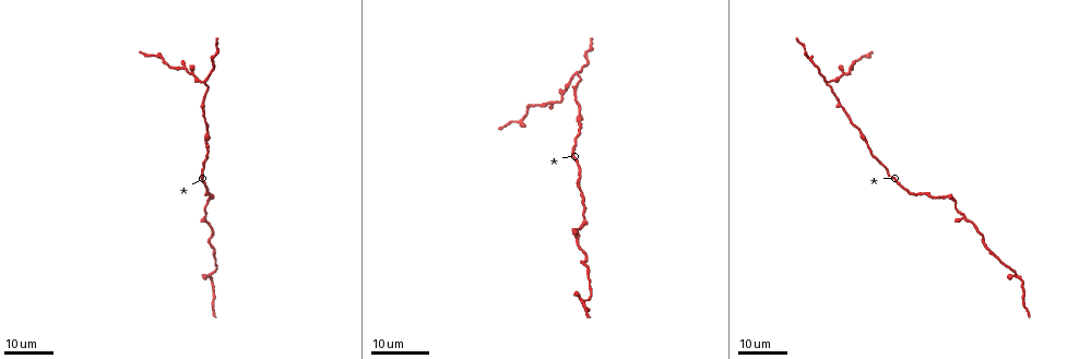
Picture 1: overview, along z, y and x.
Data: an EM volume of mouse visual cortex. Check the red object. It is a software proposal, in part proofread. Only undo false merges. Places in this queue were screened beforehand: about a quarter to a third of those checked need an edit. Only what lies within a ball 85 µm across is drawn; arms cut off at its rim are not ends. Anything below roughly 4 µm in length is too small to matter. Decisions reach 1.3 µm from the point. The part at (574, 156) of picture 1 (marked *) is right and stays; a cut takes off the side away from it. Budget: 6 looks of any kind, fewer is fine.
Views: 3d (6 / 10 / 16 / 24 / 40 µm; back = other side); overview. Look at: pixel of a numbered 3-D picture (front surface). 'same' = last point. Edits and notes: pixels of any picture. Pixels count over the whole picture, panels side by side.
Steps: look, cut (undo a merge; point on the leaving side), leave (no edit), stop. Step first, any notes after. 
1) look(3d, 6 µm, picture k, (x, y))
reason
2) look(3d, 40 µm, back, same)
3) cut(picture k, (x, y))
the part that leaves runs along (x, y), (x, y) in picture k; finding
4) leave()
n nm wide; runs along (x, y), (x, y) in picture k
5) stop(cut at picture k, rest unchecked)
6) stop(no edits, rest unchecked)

look(3d, 24 µm, picture 1, (186, 68))
sudden change in width

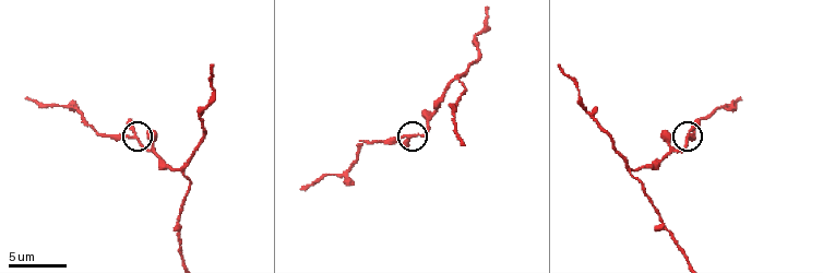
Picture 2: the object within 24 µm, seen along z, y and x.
look(3d, 6 µm, picture 2, (688, 139))
closer look

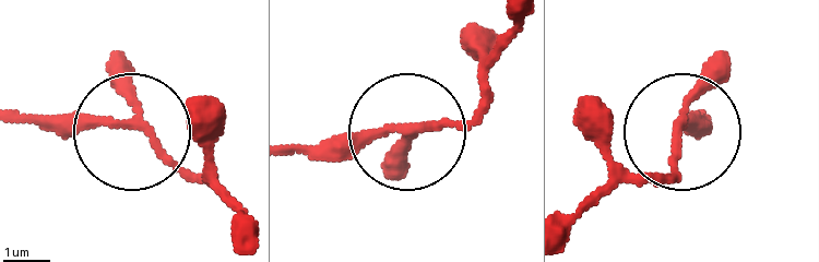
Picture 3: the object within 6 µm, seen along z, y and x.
leave()
runs along (245, 210), (143, 134), (14, 119) in picture 3; continuous, no second cell

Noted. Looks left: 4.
look(3d, 6 µm, picture 2, (455, 78))
branch point

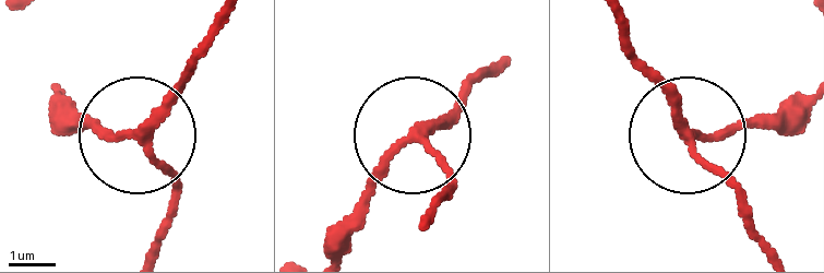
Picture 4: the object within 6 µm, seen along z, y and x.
look(3d, 6 µm, back, picture 4, (417, 134))
from behind

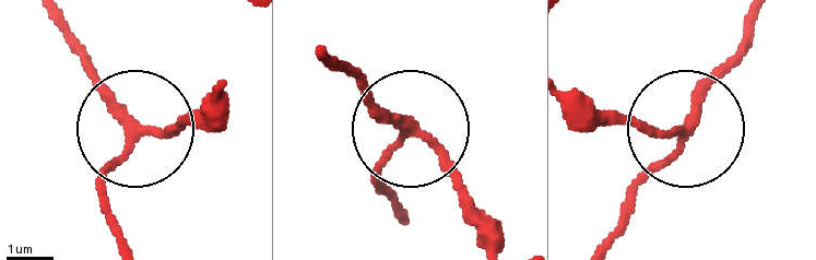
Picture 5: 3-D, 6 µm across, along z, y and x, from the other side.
leave()
180 nm wide; runs along (400, 215), (380, 172), (408, 129), (349, 70) in picture 5; all the same cell

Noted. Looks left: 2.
look(3d, 24 µm, picture 1, (212, 280))
sudden change in width

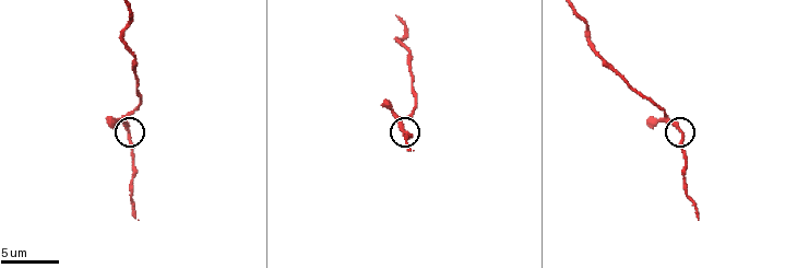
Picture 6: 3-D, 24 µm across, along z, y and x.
look(3d, 6 µm, picture 6, (683, 133))
closer look

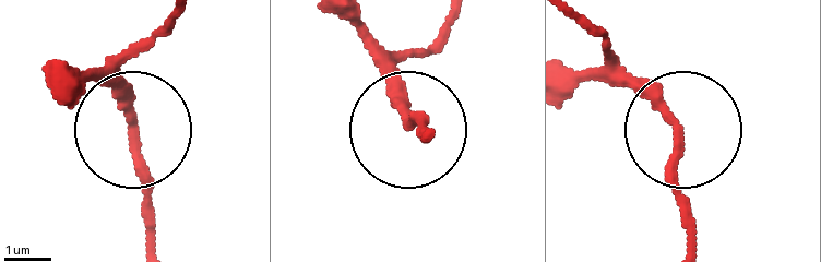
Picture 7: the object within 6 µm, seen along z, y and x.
leave()
runs along (445, 20), (402, 68), (402, 126), (426, 138) in picture 7; all the same cell

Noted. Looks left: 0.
stop(no edits, rest unchecked)

